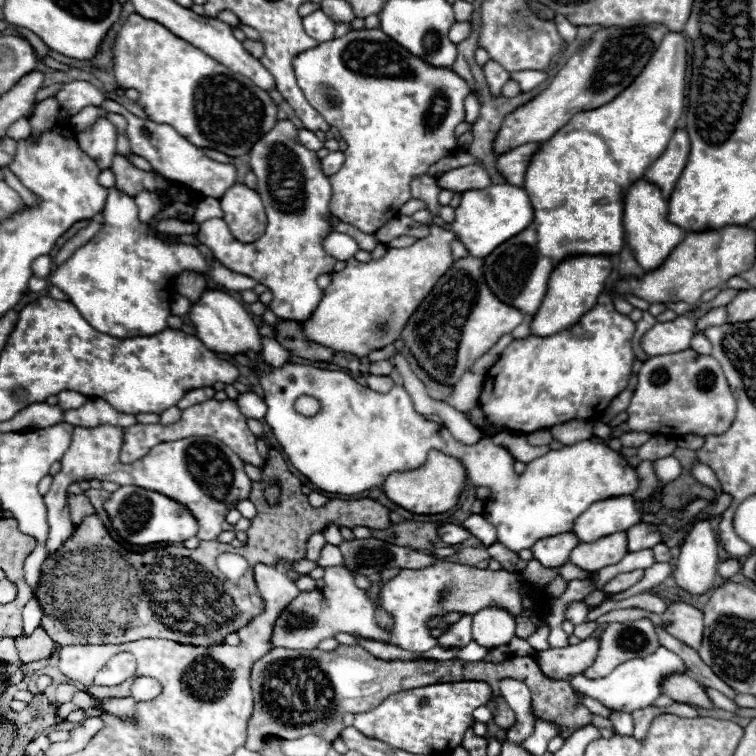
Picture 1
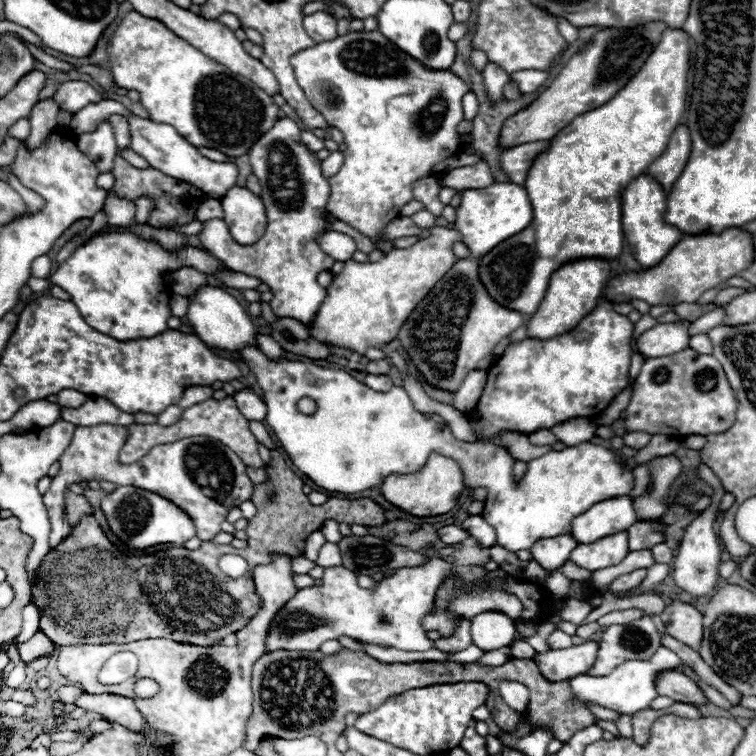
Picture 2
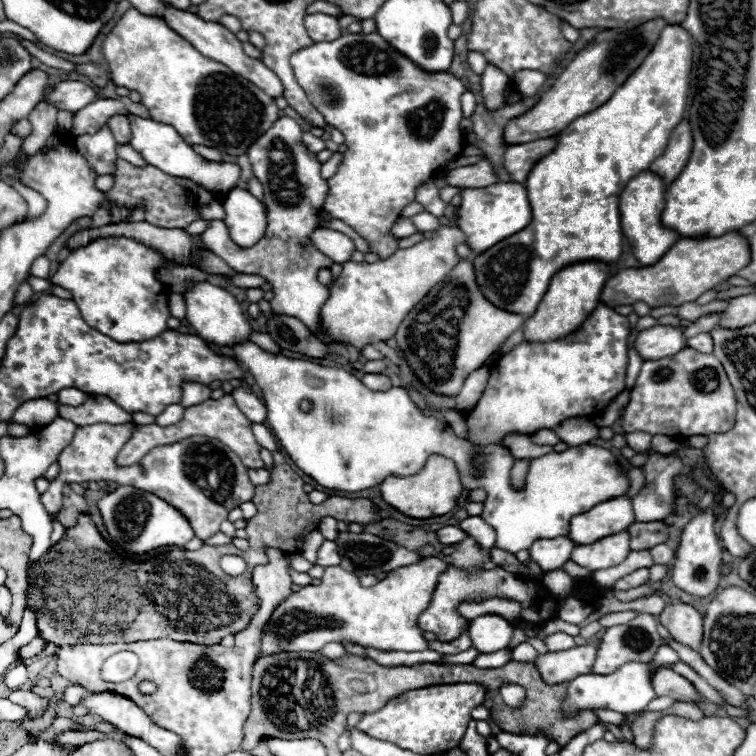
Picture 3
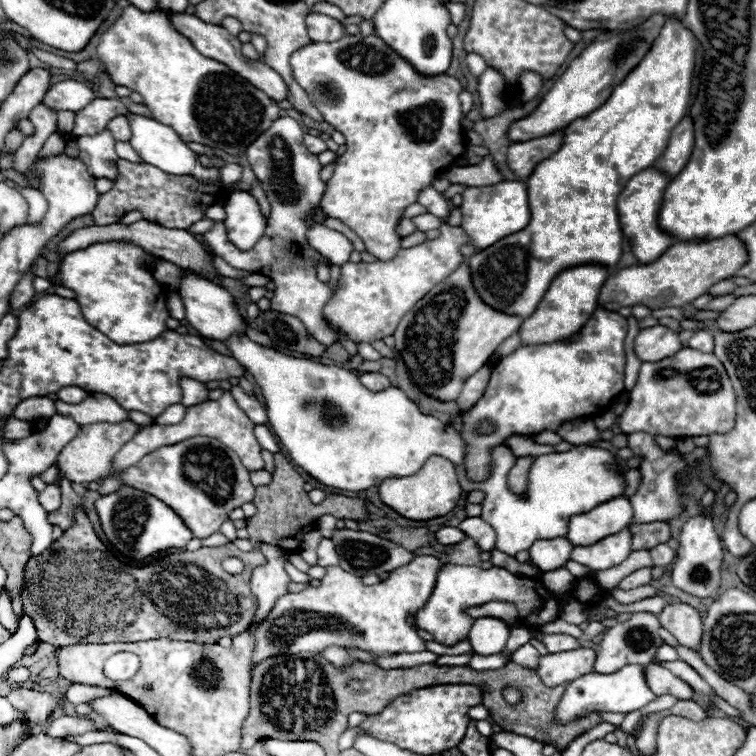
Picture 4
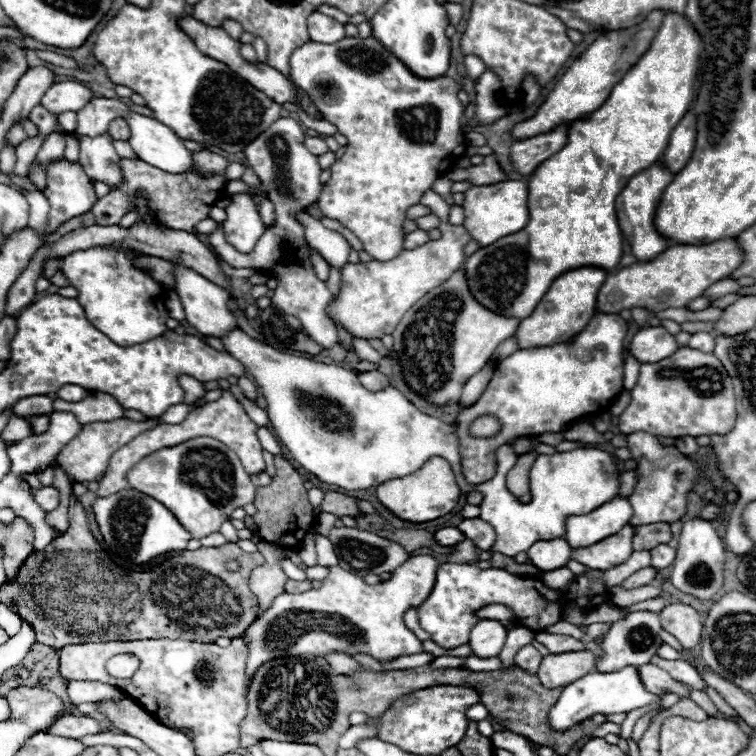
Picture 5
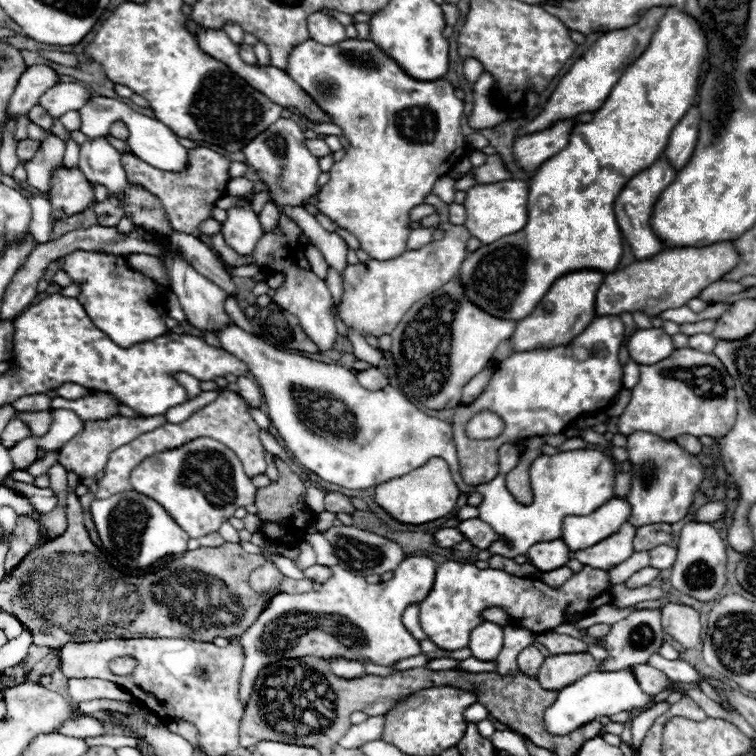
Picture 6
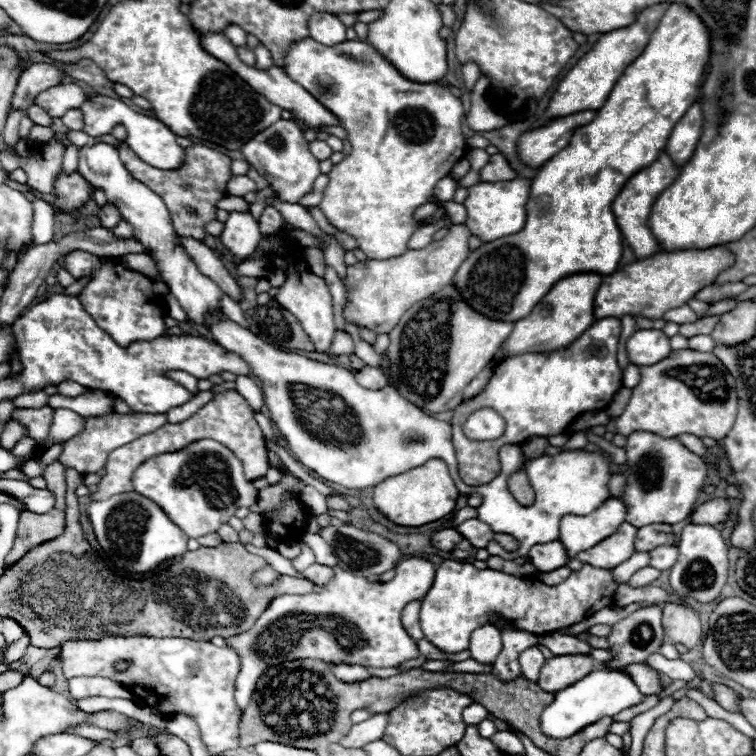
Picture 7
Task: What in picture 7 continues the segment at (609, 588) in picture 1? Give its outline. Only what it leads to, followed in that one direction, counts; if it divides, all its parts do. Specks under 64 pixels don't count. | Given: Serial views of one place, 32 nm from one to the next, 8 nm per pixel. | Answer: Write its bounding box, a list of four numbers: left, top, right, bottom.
[628,566,660,588]

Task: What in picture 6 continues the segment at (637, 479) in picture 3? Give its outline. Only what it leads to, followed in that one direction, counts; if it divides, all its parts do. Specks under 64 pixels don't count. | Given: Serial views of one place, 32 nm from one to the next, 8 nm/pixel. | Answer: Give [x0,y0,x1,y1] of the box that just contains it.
[614,472,630,498]

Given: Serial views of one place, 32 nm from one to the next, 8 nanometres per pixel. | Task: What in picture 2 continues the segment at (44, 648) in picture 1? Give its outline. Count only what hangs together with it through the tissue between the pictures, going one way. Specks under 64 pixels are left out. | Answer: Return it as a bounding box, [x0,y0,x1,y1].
[18,630,54,662]

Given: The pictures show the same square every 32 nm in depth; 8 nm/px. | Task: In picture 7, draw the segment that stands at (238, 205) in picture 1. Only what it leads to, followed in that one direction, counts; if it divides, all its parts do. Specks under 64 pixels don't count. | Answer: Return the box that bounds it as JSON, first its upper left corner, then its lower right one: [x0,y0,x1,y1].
[222,212,262,260]

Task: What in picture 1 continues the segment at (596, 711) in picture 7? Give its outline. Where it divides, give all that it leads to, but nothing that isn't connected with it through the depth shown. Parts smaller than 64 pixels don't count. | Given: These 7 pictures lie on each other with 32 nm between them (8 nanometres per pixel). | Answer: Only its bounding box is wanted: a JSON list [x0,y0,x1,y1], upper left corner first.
[570,646,686,714]

